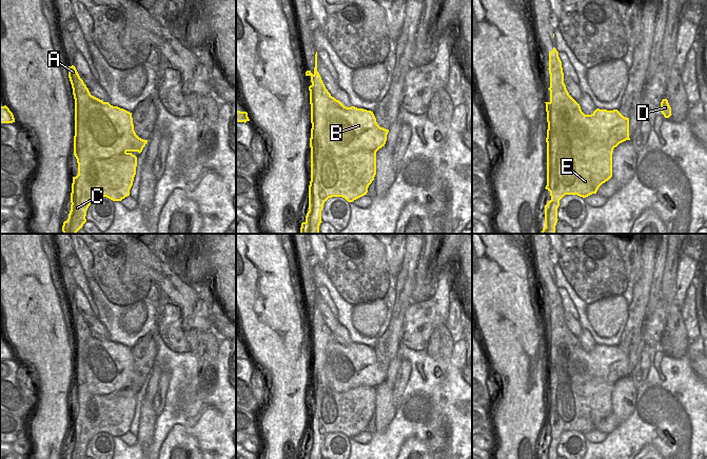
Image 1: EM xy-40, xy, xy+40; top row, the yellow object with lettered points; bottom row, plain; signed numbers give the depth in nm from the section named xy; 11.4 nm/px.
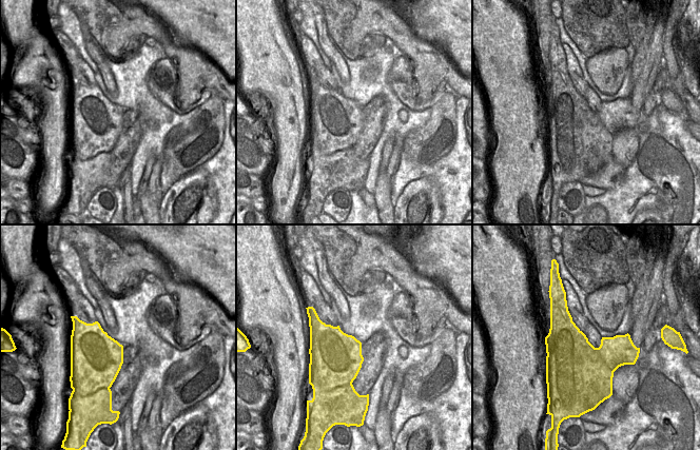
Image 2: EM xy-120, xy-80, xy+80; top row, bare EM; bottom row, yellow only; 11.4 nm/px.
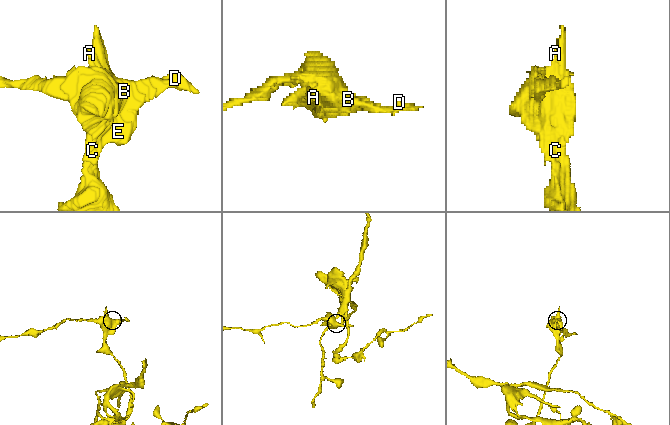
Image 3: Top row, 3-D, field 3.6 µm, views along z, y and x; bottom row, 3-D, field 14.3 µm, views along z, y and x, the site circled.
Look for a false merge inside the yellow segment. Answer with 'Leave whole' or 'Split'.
Split.

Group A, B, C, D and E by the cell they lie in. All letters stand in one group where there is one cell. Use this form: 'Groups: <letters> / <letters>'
Groups: A C E / B D.

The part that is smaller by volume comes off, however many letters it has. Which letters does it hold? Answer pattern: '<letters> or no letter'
B, D

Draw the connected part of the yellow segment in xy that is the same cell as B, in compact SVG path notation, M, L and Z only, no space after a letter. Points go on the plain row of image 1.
M331 342L327 347L311 352L310 383L321 380L323 384L332 387L335 392L348 392L358 387L377 387L385 382L389 365L380 363L371 346L355 342L340 344Z

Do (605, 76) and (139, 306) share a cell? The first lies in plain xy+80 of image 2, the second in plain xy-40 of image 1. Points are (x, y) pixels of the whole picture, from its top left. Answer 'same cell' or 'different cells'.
same cell

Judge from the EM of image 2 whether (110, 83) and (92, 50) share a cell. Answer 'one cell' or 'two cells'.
one cell

